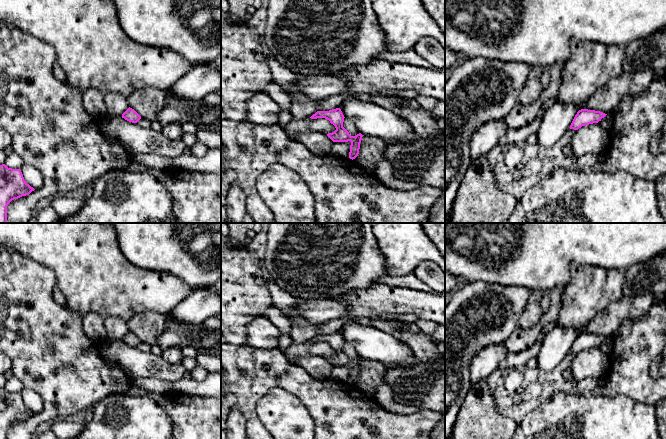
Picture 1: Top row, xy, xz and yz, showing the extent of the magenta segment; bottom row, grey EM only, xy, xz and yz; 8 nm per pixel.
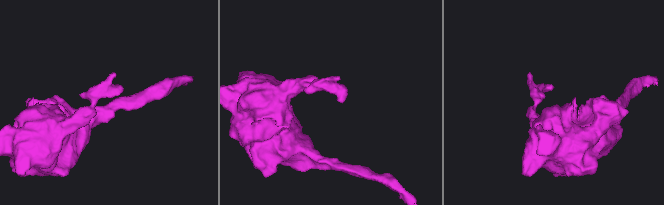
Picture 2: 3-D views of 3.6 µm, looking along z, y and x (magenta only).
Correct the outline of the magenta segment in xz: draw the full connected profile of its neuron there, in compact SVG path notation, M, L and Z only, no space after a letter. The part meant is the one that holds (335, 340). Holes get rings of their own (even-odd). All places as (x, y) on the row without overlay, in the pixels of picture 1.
M340 332L332 333L329 335L317 335L313 338L311 343L325 342L330 345L336 352L332 357L328 357L327 360L333 366L351 366L349 382L355 383L359 378L360 367L363 359L361 357L356 360L351 360L349 356L343 351L344 339Z

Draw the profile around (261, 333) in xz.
M265 316L256 317L247 326L247 338L244 346L257 349L279 348L281 331Z

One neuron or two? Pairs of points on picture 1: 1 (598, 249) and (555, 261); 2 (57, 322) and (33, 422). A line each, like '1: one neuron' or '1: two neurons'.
1: one neuron
2: one neuron

